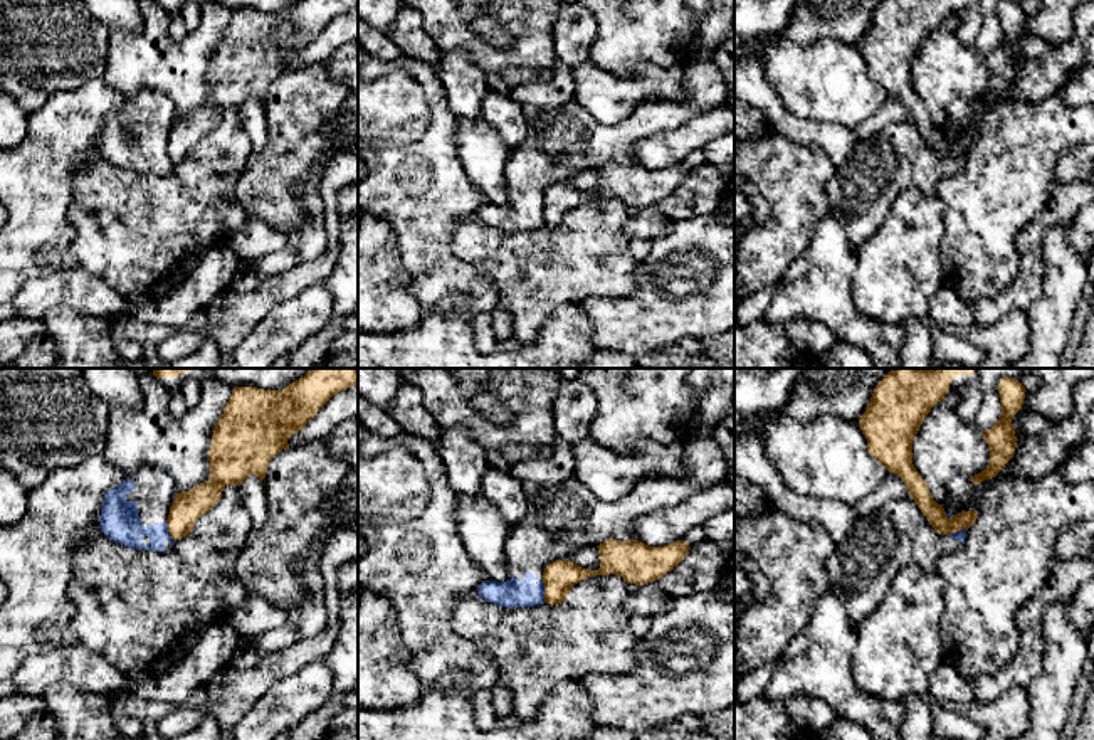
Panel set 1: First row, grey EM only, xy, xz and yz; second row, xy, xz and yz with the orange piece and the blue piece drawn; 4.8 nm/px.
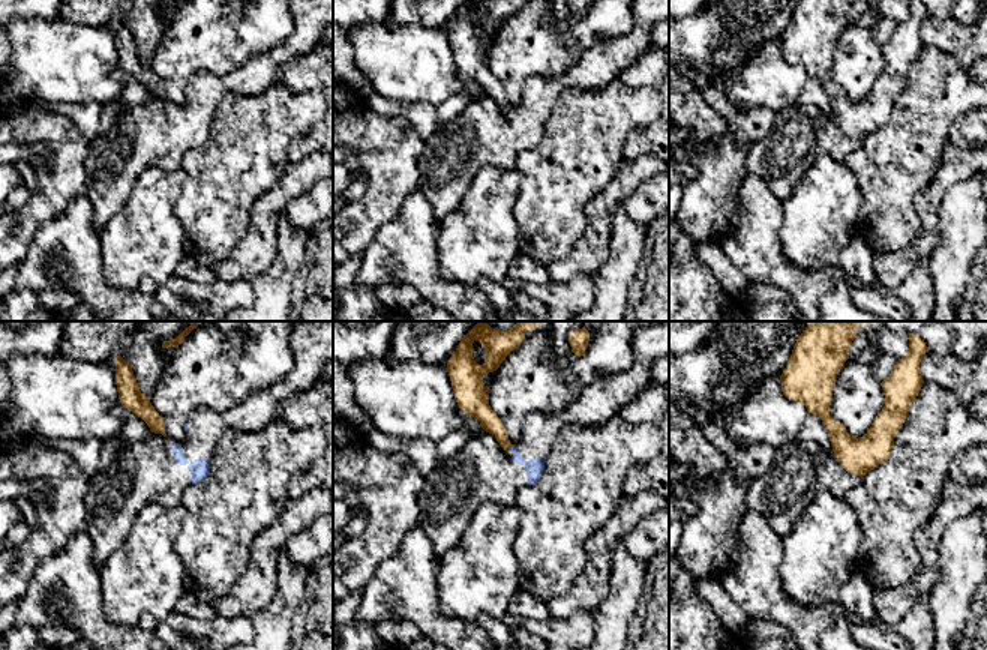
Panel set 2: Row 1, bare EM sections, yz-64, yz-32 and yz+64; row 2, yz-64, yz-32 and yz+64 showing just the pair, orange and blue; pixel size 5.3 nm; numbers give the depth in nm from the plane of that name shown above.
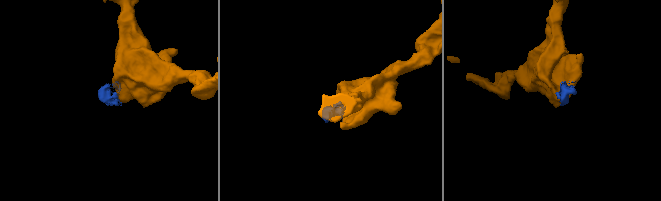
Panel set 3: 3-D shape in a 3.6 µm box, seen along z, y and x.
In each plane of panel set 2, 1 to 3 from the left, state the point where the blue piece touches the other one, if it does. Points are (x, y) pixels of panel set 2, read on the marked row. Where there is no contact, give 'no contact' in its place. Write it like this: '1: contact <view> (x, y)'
1: no contact
2: contact yz-32 (509, 451)
3: no contact

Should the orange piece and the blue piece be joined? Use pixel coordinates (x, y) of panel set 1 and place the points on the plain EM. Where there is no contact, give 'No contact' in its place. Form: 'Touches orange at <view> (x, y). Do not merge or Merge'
Touches orange at xz (545, 212). Do not merge

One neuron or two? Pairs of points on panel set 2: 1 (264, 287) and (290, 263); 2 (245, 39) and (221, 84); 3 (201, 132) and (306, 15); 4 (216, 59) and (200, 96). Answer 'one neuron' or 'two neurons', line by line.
1: one neuron
2: two neurons
3: one neuron
4: two neurons

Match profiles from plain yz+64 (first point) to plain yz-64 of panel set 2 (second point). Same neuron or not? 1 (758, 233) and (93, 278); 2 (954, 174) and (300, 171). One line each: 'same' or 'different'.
1: same
2: same

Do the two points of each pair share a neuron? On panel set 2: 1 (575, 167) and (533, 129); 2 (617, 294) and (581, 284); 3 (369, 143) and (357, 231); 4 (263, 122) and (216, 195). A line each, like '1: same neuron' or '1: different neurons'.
1: different neurons
2: different neurons
3: same neuron
4: same neuron

